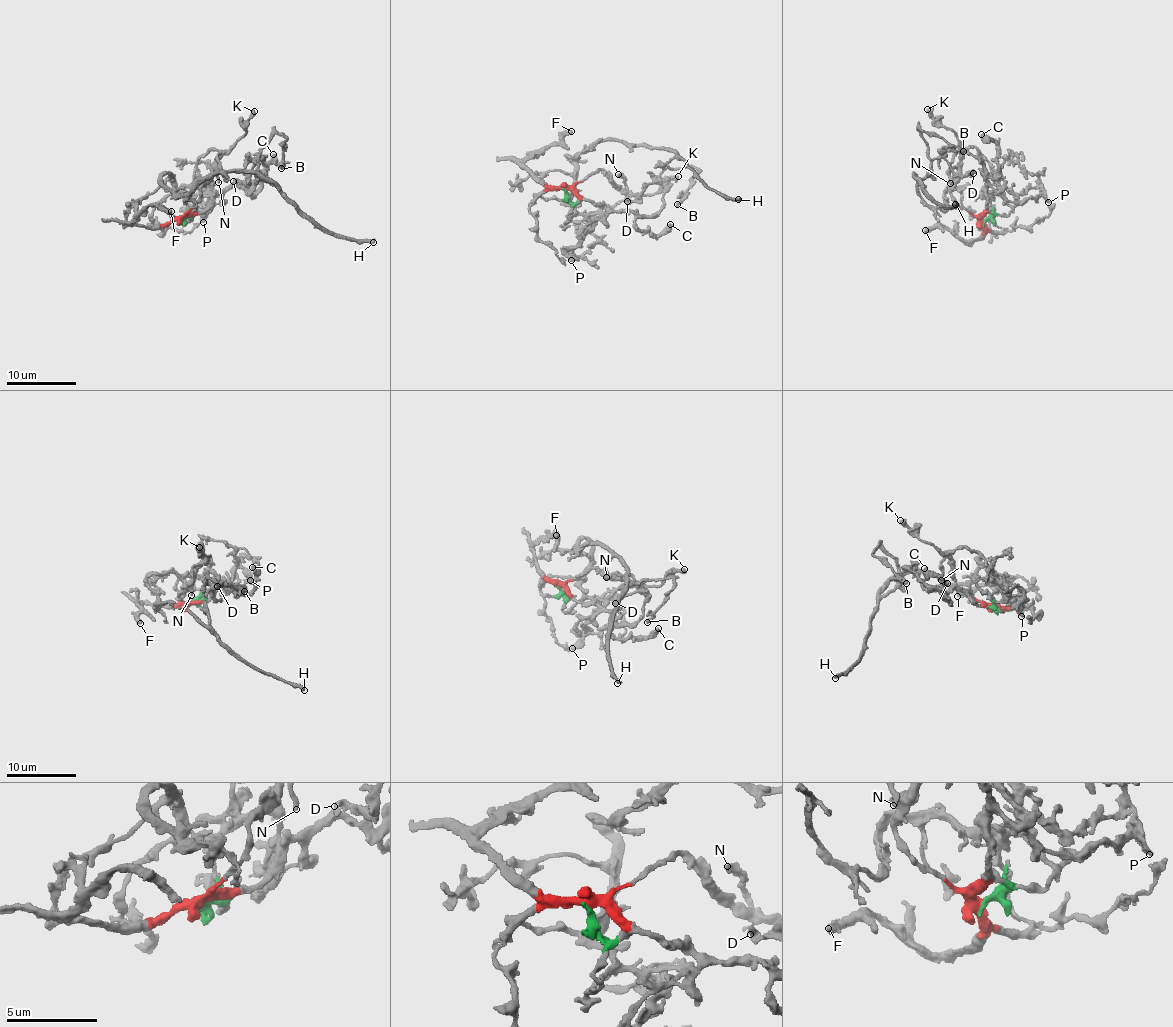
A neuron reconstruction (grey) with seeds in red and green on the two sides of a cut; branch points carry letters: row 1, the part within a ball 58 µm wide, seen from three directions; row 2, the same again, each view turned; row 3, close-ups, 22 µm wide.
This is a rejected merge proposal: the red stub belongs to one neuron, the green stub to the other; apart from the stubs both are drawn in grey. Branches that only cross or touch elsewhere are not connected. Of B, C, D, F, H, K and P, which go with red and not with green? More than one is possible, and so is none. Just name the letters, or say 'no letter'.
C, F, K, P

